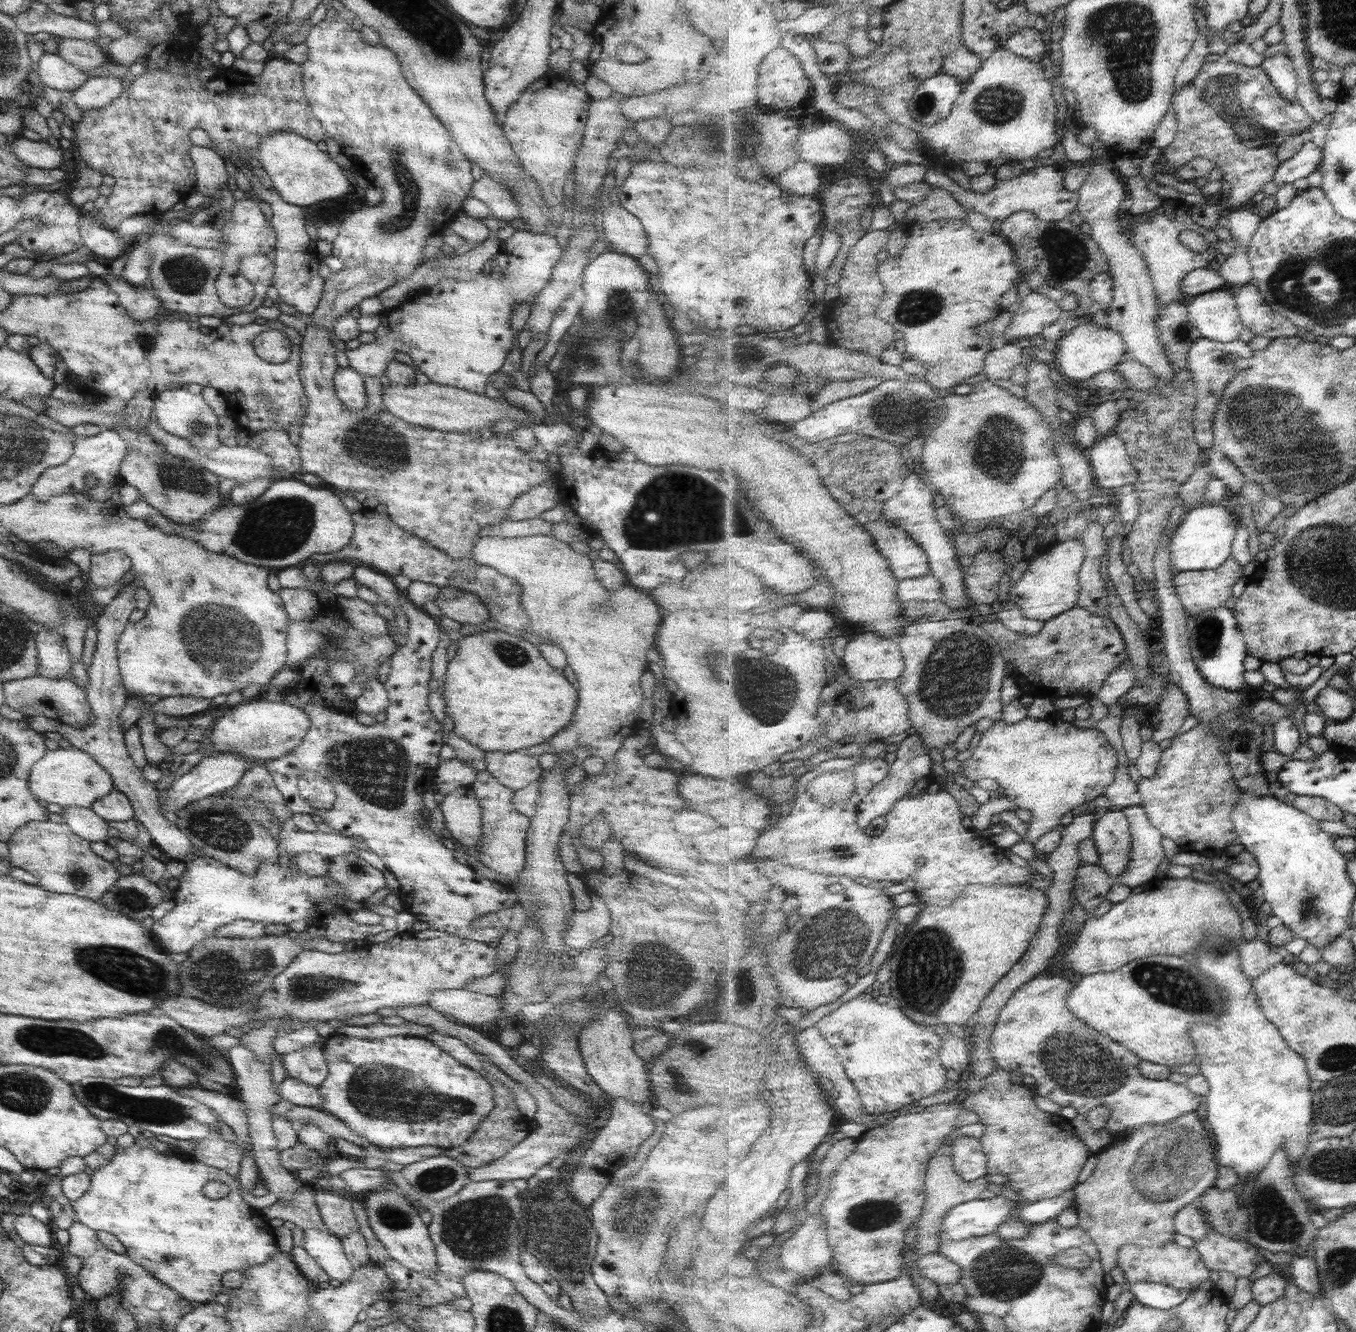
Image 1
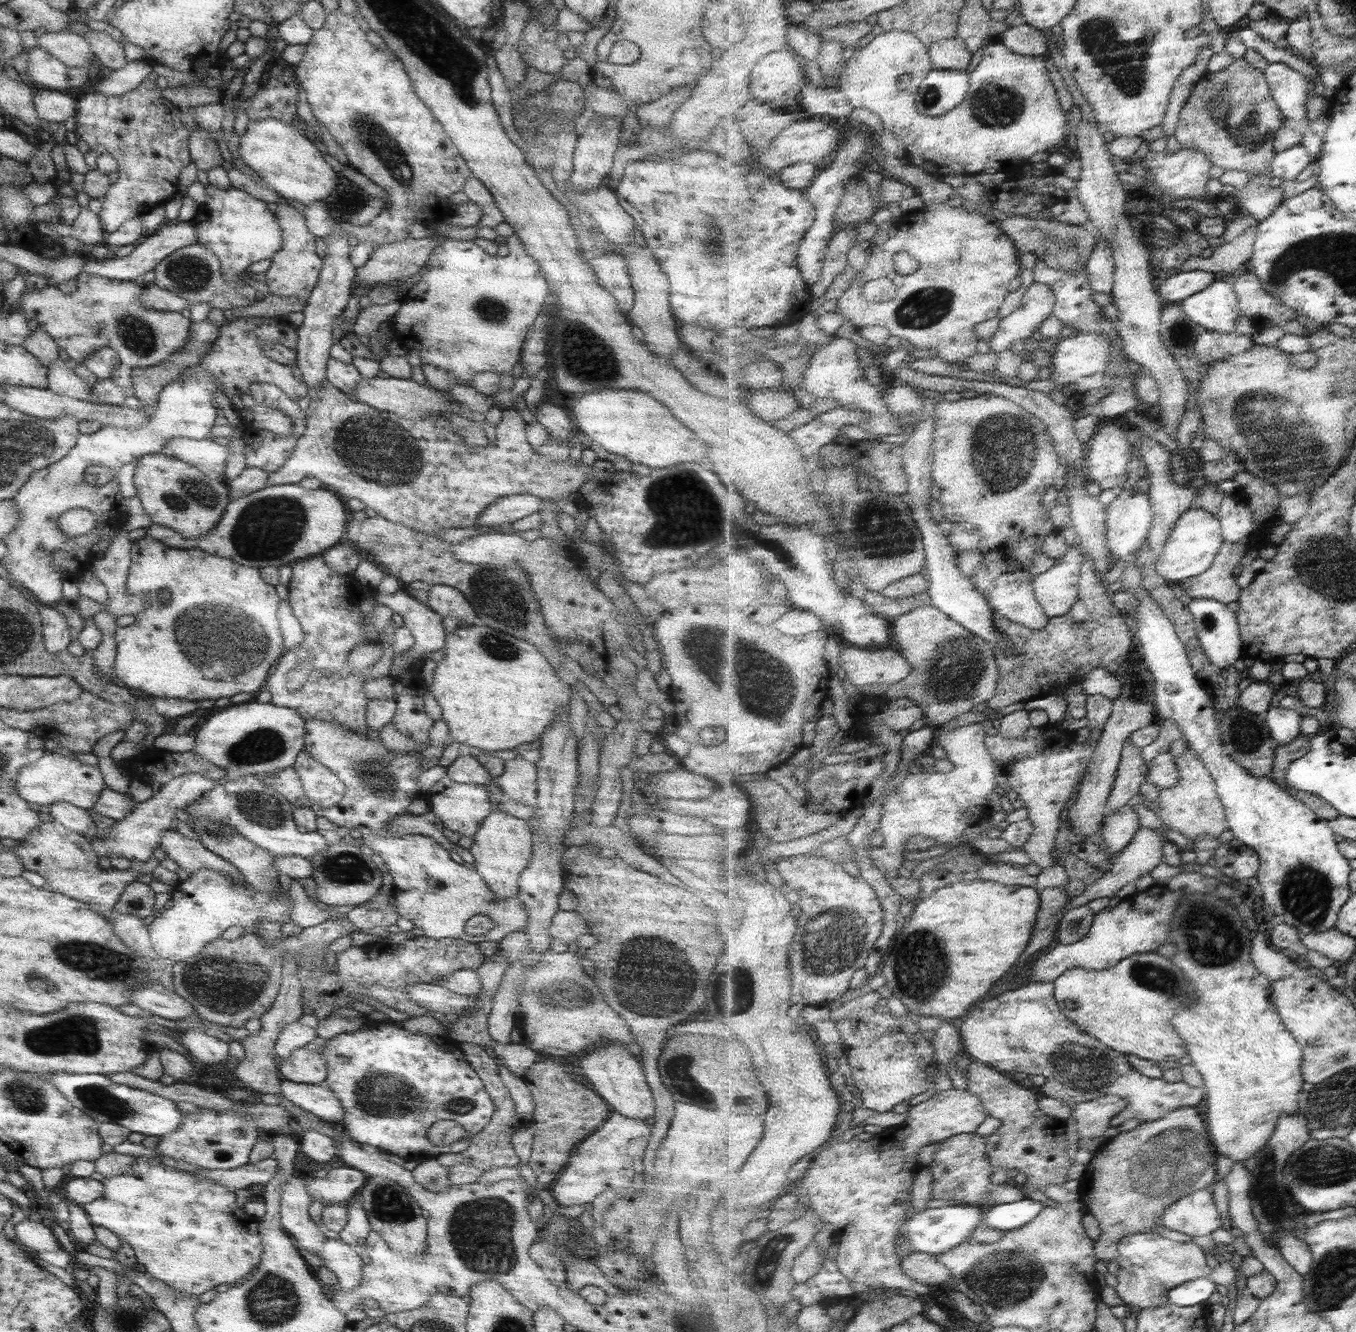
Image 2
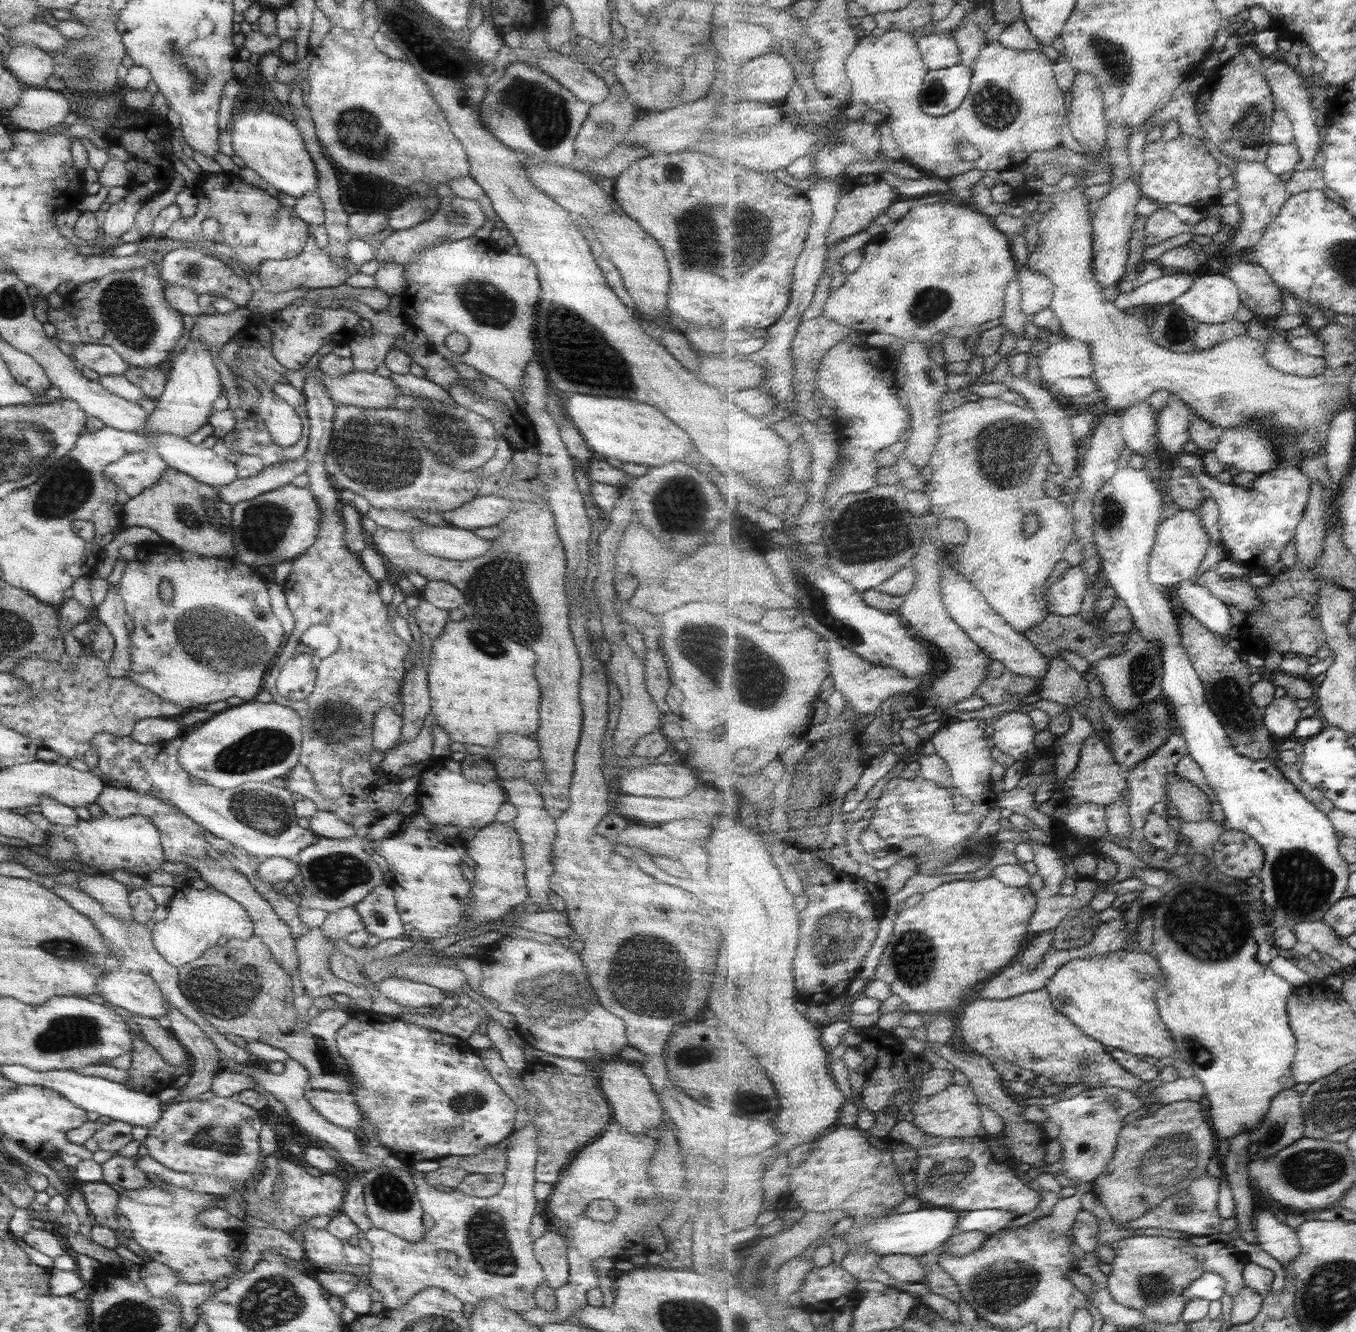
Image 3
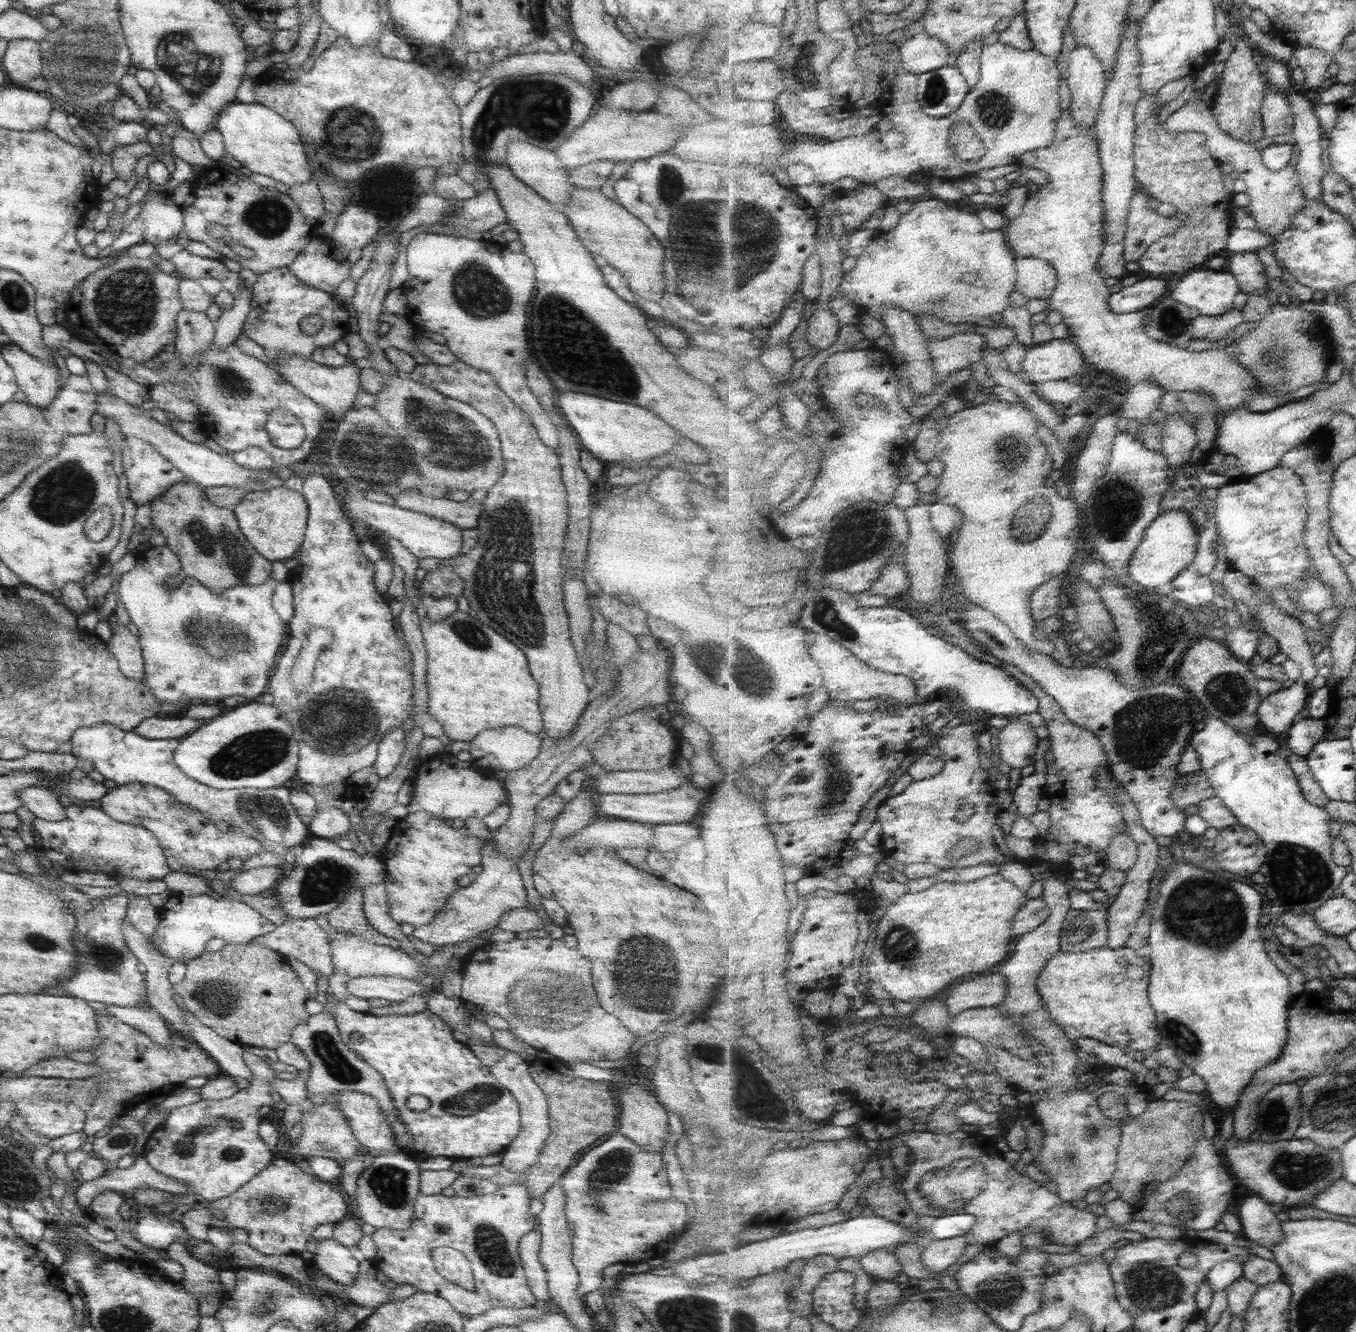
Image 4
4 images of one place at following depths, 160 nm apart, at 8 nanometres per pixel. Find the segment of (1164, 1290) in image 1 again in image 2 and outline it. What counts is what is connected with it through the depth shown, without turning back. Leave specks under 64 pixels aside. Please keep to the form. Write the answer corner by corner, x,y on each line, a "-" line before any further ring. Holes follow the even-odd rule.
1209,1278
1191,1280
1182,1286
1177,1286
1168,1292
1168,1302
1181,1307
1203,1305
1217,1292
1217,1282

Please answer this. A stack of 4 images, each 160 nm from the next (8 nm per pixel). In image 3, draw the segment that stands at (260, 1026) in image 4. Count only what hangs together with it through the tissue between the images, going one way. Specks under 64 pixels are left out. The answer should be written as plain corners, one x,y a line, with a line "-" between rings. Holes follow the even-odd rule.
253,934
245,940
227,939
222,946
206,948
199,958
183,964
177,971
183,996
219,1034
235,1034
244,1038
245,1042
261,1043
263,1035
288,1034
296,1021
296,1012
290,1003
293,995
289,976
273,960
269,949

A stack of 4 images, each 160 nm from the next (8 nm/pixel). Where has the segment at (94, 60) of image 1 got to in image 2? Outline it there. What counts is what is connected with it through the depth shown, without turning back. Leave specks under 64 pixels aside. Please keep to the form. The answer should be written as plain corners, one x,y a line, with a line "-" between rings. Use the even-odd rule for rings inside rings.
69,30
40,35
35,46
62,62
68,69
85,67
92,58
89,43
83,36

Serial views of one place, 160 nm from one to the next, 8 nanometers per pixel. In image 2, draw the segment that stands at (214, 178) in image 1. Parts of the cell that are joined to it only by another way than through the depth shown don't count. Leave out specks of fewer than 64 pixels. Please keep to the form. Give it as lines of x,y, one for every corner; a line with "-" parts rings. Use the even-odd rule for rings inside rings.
198,127
196,131
191,131
188,138
188,155
190,162
196,166
196,170
207,172
210,168
220,166
222,162
219,149
212,139
215,135
209,130
201,129

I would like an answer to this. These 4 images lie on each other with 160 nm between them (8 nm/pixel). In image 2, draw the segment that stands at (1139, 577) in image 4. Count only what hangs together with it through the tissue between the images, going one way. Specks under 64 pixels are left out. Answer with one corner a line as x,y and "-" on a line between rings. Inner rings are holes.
1205,509
1188,510
1177,521
1164,552
1156,561
1156,572
1159,578
1164,578
1172,585
1179,585
1208,572
1216,562
1217,555
1226,542
1220,517

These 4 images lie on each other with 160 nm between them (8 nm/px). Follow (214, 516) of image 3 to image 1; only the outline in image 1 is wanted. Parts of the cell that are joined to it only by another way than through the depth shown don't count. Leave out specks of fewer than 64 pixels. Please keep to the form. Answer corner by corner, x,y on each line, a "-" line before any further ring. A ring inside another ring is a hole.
151,390
136,392
133,398
125,403
121,422
111,428
111,431
121,437
121,441
126,446
118,468
119,483
138,490
138,494
143,496
149,506
171,522
190,525
205,513
215,510
216,504
220,501
219,477
194,462
173,456
173,453
167,452
166,448
151,440
143,432
150,422
149,414
152,411
153,397
154,393

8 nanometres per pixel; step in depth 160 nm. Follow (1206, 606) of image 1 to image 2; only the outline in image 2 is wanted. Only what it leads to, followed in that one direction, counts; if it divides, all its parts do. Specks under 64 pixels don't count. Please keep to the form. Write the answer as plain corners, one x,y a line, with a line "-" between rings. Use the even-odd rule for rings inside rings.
1249,539
1238,543
1226,541
1208,572
1180,582
1179,585
1186,590
1190,599
1209,598
1225,604
1238,602
1243,590
1237,582
1237,566
1243,562
1251,546
1252,542

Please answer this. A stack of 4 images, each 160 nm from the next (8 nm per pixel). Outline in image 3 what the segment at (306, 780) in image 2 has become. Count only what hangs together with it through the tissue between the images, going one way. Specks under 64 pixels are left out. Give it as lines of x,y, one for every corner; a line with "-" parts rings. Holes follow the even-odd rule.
313,368
303,376
301,392
305,397
308,418
308,440
305,452
309,492
320,508
320,525
315,542
291,561
287,578
283,581
287,608
294,618
291,634
284,639
275,660
264,675
262,688
272,696
275,704
294,710
301,721
301,742
298,763
305,766
316,784
321,801
331,802
341,797
338,772
355,757
371,752
373,715
381,707
392,708
399,700
402,683
403,658
408,644
395,636
387,618
386,604
378,595
378,582
365,572
360,558
346,549
344,528
335,490
323,470
323,457
329,444
335,404
324,389
320,371
-
313,624
328,626
337,637
339,648
321,659
317,665
312,691
303,700
289,701
278,695
275,679
284,669
284,662
293,656
301,633

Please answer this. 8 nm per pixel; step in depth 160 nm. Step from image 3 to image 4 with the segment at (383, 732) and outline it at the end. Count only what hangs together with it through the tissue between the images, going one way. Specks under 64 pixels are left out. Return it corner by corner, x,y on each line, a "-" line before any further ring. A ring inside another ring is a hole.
399,727
388,728
378,740
376,757
372,765
375,774
381,778
389,776
399,764
399,757
404,749
404,732

